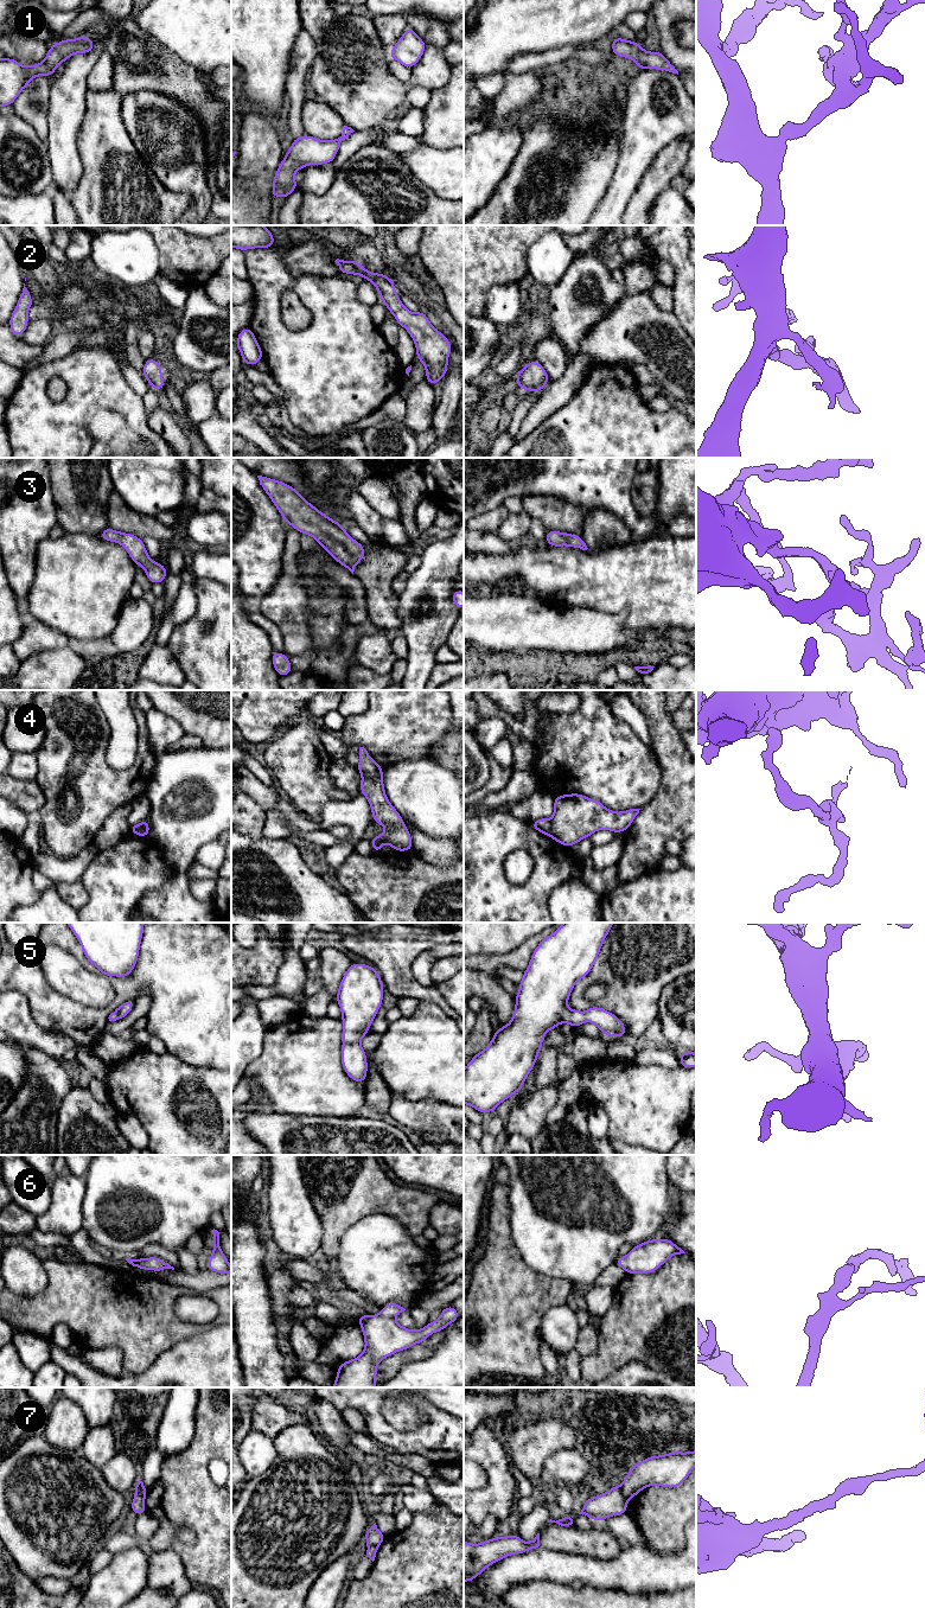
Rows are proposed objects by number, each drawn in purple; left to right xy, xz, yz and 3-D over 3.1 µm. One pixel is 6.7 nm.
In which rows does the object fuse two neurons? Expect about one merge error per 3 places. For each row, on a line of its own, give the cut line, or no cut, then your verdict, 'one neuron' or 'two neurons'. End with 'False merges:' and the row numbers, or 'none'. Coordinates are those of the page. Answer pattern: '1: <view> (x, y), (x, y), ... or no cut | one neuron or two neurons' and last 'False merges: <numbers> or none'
1: no cut | one neuron
2: no cut | one neuron
3: no cut | one neuron
4: xz (381, 776), (363, 778) | two neurons
5: no cut | one neuron
6: no cut | one neuron
7: yz (619, 1486), (626, 1499) | two neurons
False merges: 4, 7

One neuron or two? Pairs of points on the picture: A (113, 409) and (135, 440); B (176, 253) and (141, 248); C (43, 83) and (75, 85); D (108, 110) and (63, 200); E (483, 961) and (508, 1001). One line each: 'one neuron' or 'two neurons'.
A: one neuron
B: two neurons
C: two neurons
D: two neurons
E: two neurons

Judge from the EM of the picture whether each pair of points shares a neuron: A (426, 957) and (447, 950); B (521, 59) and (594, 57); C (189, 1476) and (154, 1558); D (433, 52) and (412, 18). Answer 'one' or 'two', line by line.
A: one
B: one
C: two
D: two

